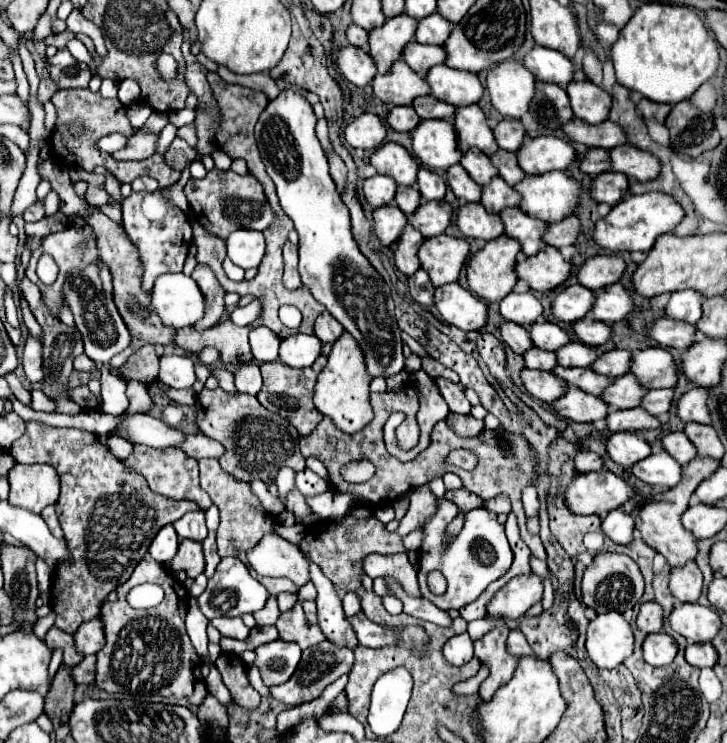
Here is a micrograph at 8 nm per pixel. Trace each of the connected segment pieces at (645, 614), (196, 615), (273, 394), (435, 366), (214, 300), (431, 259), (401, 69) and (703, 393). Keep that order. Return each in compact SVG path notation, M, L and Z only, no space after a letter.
M656 601L644 603L640 607L640 613L638 613L640 631L644 631L646 635L648 633L658 633L658 631L662 631L662 623L664 623L664 611Z
M190 597L190 607L188 607L188 615L186 615L186 629L188 629L188 635L196 647L196 651L202 655L202 659L206 663L208 661L208 637L206 637L206 625L208 625L208 619L202 615L202 611L198 611L198 603L196 603L196 597Z
M320 355L314 365L310 367L304 367L304 369L294 369L294 367L288 367L288 365L280 365L280 363L266 363L266 365L260 365L260 371L262 371L262 379L264 379L264 385L260 389L260 393L256 395L258 401L270 409L272 413L278 413L282 415L284 419L288 419L300 435L310 435L312 429L320 423L322 415L318 413L318 409L314 407L312 403L312 395L314 395L314 383L316 383L316 377L318 373L324 369L326 365L326 355Z
M428 355L422 357L422 369L424 369L432 379L436 379L436 377L446 377L446 379L450 379L450 381L454 381L454 383L460 381L458 375L456 375L456 371L444 367L442 363L438 363L436 359L432 359L432 357L428 357Z
M202 263L196 265L196 269L192 273L192 279L200 285L200 289L206 297L206 315L204 315L204 319L200 319L194 325L198 331L202 331L202 329L208 329L208 327L212 327L220 321L220 317L224 313L224 295L226 295L226 291L220 287L214 271L210 271L210 267L206 267Z
M450 235L426 239L418 251L418 259L424 271L430 275L434 287L458 281L468 255L470 255L468 241Z
M396 61L388 75L376 75L372 89L374 95L388 105L412 105L414 97L430 93L426 79L414 73L404 61Z
M692 387L688 393L682 395L678 401L678 415L682 421L696 421L696 423L710 423L710 411L706 407L708 389Z

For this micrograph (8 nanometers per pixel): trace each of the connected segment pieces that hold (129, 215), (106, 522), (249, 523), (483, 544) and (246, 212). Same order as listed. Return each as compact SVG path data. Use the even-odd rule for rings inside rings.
M160 191L154 193L132 193L122 201L122 225L132 239L132 243L140 249L140 259L144 263L144 279L142 287L150 291L154 287L154 279L164 273L180 273L184 267L184 259L188 255L188 247L192 243L192 229L182 209L172 205L162 197Z
M30 421L26 433L10 447L10 453L18 463L46 461L58 471L62 481L56 511L74 561L54 571L50 603L56 611L54 625L66 633L74 633L80 623L100 613L106 595L130 579L154 535L164 525L198 509L190 501L174 501L150 491L142 475L128 469L88 431L58 429Z
M200 459L200 485L212 497L212 503L218 505L218 509L220 509L220 527L218 527L218 553L220 553L220 557L242 559L252 577L260 581L268 589L270 595L282 593L280 589L284 589L284 587L289 589L289 593L297 593L298 590L294 584L292 585L292 582L286 581L287 585L284 585L282 583L284 578L260 577L247 561L246 549L257 545L258 541L262 539L262 535L274 531L274 517L266 513L266 509L258 501L258 497L252 493L250 483L238 483L238 479L234 479L232 475L226 475L226 471L220 469L220 463L216 459Z
M440 499L436 515L424 525L424 543L418 551L418 555L420 555L420 571L418 571L420 591L426 599L430 599L434 605L438 605L444 611L462 609L464 605L478 599L482 595L482 591L492 581L502 577L512 565L512 549L510 549L508 539L504 535L504 525L500 525L496 521L496 513L488 511L486 507L464 513L464 527L450 543L444 543L446 541L446 525L456 515L458 515L456 505L446 499ZM434 569L446 577L448 589L444 595L434 595L428 589L426 579L428 579L428 573Z
M212 169L208 171L208 175L204 179L188 179L186 189L184 189L188 203L194 211L198 219L198 223L210 231L212 235L218 235L222 239L226 239L226 235L230 235L236 229L256 229L256 231L264 231L266 227L270 227L276 217L264 197L264 189L258 183L256 177L248 175L236 175L234 171L220 171L220 169ZM192 183L194 189L192 189Z

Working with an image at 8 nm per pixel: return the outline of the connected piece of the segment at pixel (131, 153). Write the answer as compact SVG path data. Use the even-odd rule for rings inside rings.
M136 129L134 137L130 137L124 151L116 151L114 157L120 161L148 159L150 155L156 153L156 143L158 143L158 133L148 133L146 129Z

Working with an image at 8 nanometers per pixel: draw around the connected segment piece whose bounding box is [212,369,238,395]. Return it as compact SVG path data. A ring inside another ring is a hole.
M216 369L216 371L212 371L212 373L218 377L220 387L222 387L226 393L230 393L230 395L236 395L236 393L238 393L236 387L234 387L234 377L232 377L230 371L226 371L226 369Z

